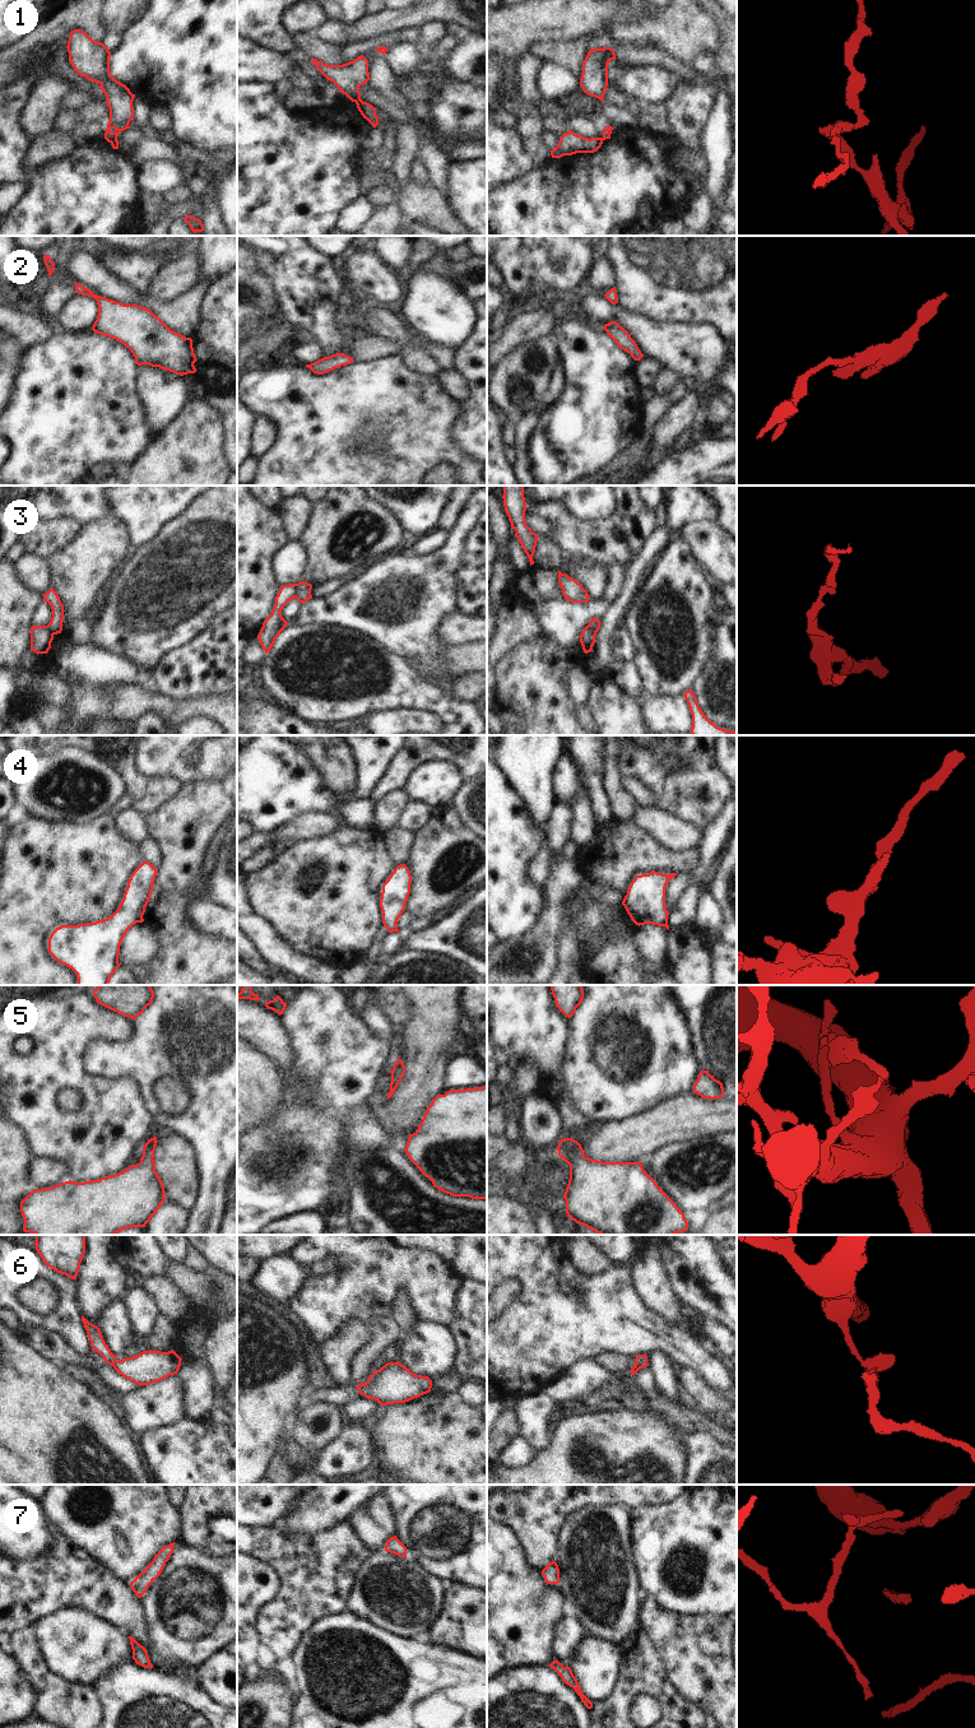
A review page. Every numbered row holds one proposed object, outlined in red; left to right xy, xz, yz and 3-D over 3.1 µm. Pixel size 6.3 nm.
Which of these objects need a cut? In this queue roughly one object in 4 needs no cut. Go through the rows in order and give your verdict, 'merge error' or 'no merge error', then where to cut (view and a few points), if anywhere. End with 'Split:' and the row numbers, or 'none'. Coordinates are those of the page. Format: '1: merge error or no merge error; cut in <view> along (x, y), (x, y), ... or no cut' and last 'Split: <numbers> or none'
1: merge error; cut in xz along (361, 100), (356, 102)
2: no merge error; no cut
3: merge error; cut in xz along (297, 584), (295, 597)
4: no merge error; no cut
5: no merge error; no cut
6: no merge error; no cut
7: no merge error; no cut
Split: 1, 3

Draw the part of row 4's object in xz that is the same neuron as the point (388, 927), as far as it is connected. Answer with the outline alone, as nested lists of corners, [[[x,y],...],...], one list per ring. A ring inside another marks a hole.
[[[403,863],[394,869],[387,881],[382,884],[380,907],[382,911],[382,924],[389,933],[400,933],[396,923],[405,910],[410,893],[410,883],[410,872]]]

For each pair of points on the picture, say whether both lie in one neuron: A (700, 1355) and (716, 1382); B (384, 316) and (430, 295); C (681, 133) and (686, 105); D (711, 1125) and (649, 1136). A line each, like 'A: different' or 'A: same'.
A: same
B: different
C: same
D: same

